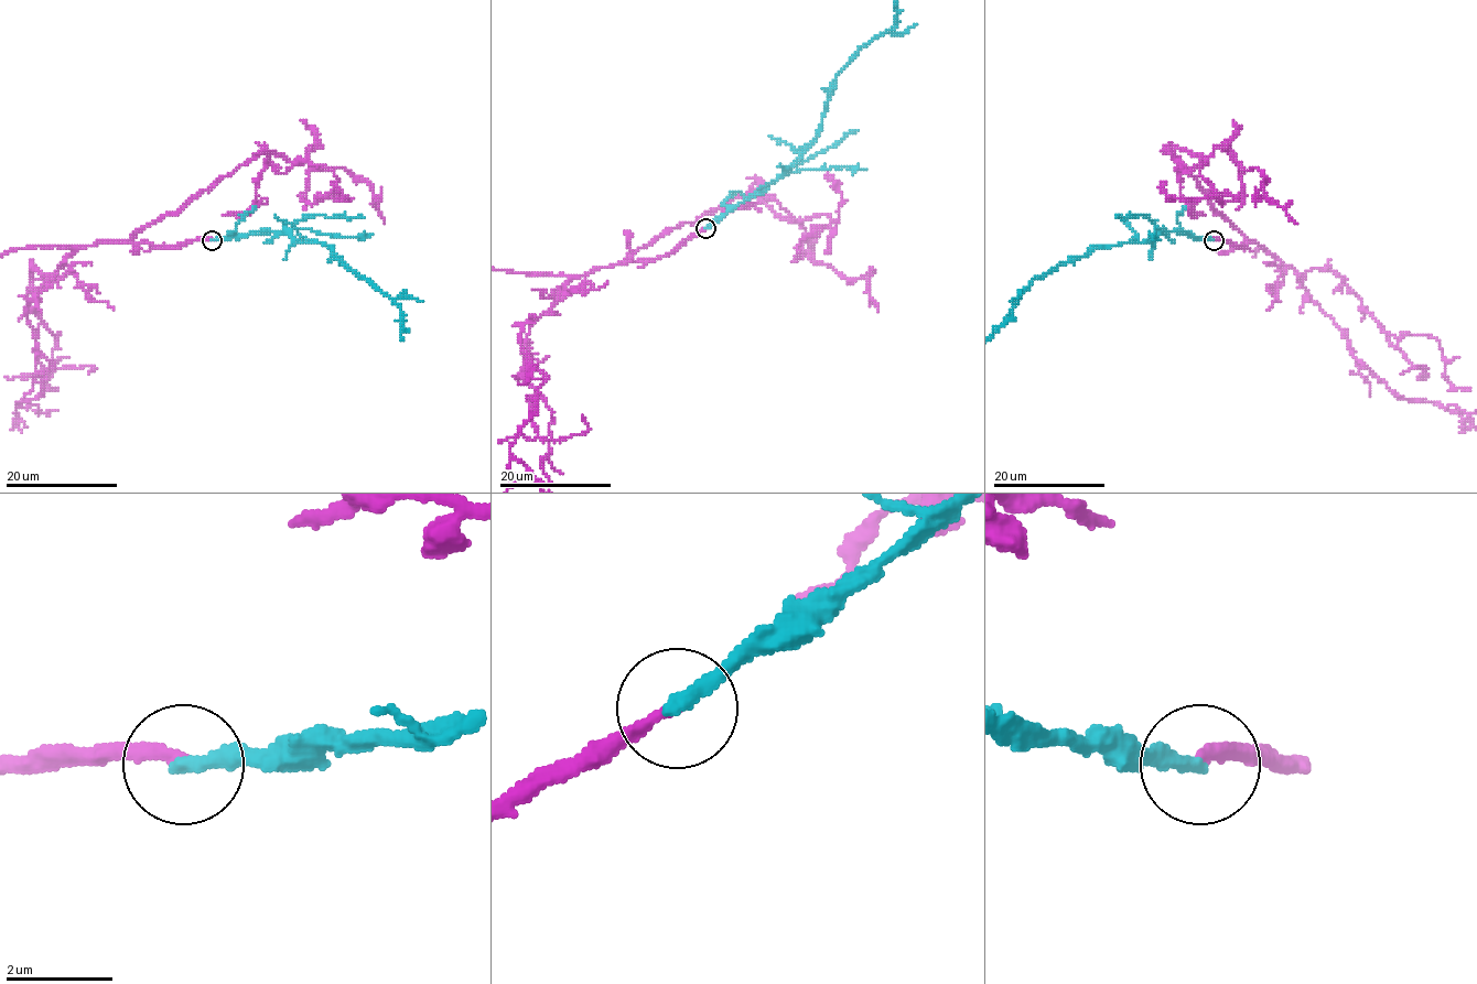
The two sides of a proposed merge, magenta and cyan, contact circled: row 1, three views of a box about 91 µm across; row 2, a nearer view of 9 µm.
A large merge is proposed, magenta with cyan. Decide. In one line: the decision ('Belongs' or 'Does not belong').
Belongs

